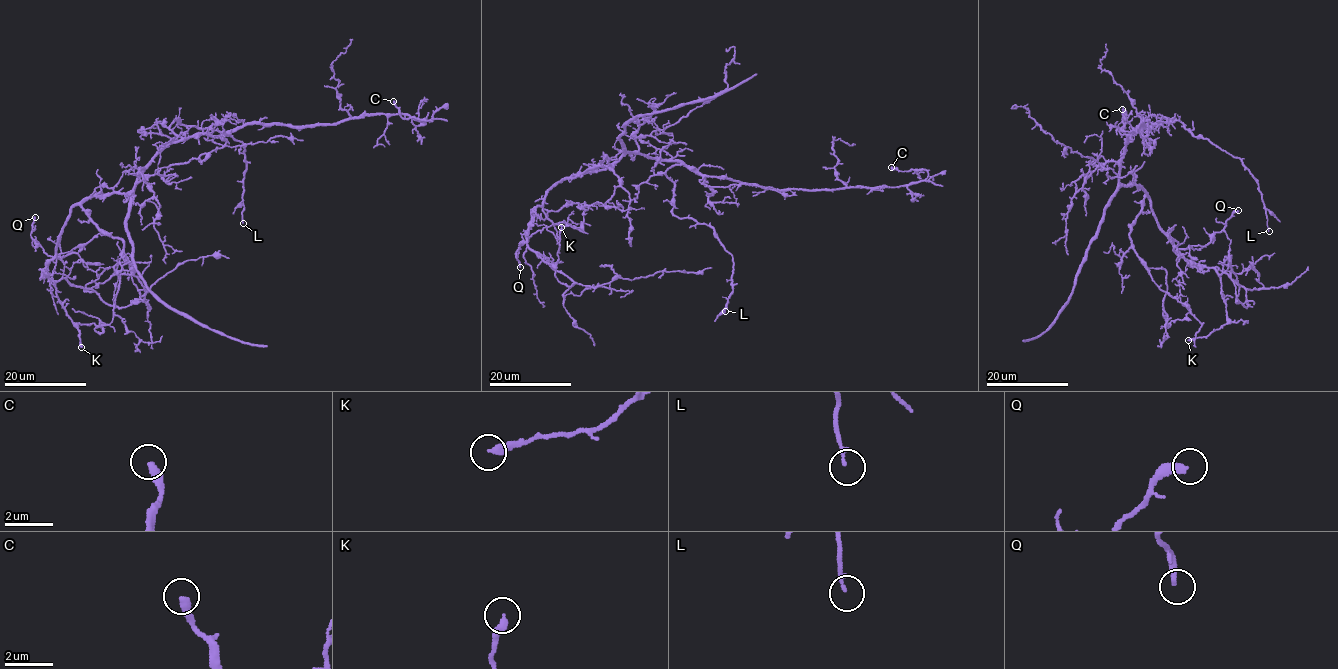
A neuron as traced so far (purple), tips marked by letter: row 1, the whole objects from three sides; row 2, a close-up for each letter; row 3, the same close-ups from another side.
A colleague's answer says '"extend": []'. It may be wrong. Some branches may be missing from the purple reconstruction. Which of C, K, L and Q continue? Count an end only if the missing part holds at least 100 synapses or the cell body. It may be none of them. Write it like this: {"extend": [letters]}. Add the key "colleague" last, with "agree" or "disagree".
{"extend": [], "colleague": "agree"}

